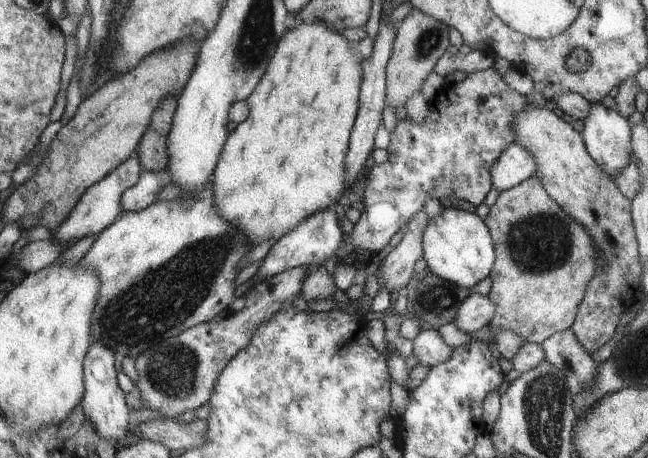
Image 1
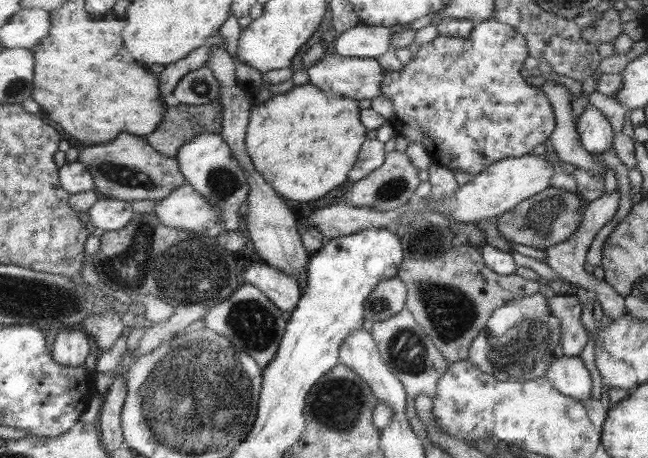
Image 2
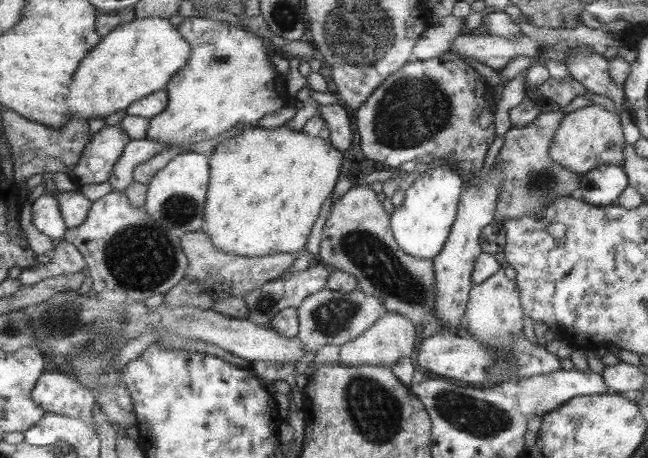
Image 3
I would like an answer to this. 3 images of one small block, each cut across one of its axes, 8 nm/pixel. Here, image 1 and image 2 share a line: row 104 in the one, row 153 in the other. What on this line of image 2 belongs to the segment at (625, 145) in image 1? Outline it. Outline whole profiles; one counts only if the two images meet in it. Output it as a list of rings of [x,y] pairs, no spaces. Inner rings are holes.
[[[585,106],[583,114],[579,116],[577,124],[577,132],[579,132],[579,140],[583,150],[589,156],[601,156],[605,150],[613,148],[613,132],[611,132],[611,124],[603,118],[603,114],[593,108],[593,106]]]

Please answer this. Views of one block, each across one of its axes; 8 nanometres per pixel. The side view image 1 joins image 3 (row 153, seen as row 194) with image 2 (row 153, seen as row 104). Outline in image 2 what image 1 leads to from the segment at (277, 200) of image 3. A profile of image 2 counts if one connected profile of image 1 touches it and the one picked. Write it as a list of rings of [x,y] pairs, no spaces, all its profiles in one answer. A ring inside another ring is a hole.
[[[305,84],[293,88],[287,94],[279,94],[263,106],[253,106],[247,132],[247,152],[255,162],[263,178],[287,200],[313,202],[327,196],[331,190],[343,186],[349,180],[353,168],[357,168],[361,144],[365,144],[367,128],[359,122],[359,100],[339,98],[337,94],[325,94],[319,88]]]

